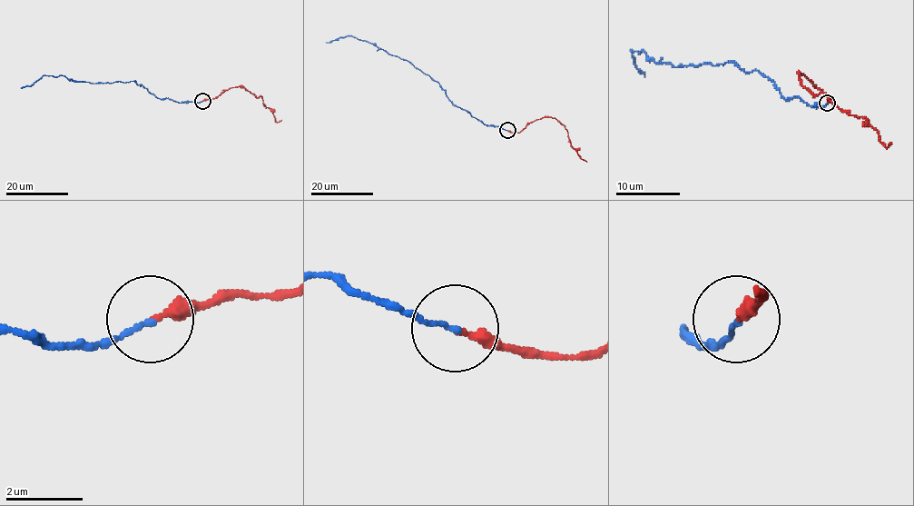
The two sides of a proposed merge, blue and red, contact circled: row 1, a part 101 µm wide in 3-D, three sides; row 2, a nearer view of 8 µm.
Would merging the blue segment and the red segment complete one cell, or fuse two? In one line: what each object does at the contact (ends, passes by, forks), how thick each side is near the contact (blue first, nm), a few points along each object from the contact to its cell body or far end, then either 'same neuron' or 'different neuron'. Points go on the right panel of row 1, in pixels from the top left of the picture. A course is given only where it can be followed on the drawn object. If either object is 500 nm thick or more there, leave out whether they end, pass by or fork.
blue ends | red ends | 130/240 nm | blue via (827, 102), (814, 107), (785, 99), (760, 72), (732, 62), (675, 67), (632, 51), (644, 76) | red via (827, 102), (832, 99), (800, 74), (812, 95), (822, 93), (862, 116), (887, 147), (891, 143) | different neuron

